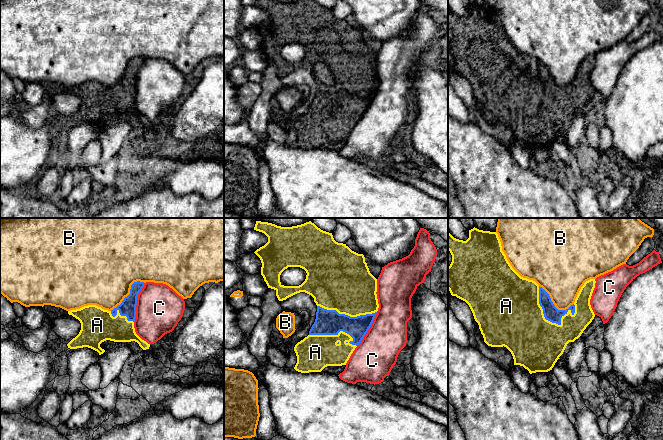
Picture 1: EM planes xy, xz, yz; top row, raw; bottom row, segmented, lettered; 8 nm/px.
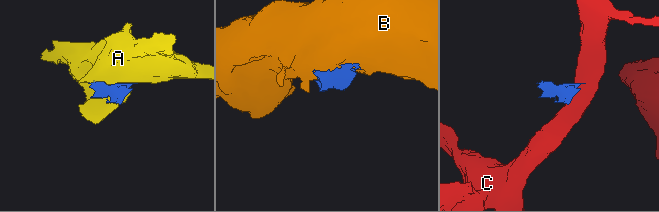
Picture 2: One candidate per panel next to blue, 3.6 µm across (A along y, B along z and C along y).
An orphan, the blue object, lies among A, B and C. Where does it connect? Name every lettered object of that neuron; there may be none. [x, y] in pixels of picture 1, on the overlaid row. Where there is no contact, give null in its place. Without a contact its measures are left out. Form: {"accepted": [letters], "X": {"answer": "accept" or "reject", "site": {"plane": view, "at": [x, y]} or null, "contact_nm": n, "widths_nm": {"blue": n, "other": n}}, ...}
{"accepted": ["A"], "A": {"answer": "accept", "site": {"plane": "yz", "at": [546, 319]}, "contact_nm": 380, "widths_nm": {"blue": 120, "other": 460}}, "B": {"answer": "reject", "site": {"plane": "xy", "at": [130, 293]}, "contact_nm": 360, "widths_nm": {"blue": 130, "other": 460}}, "C": {"answer": "reject", "site": {"plane": "xy", "at": [136, 302]}, "contact_nm": 320, "widths_nm": {"blue": 130, "other": 380}}}

